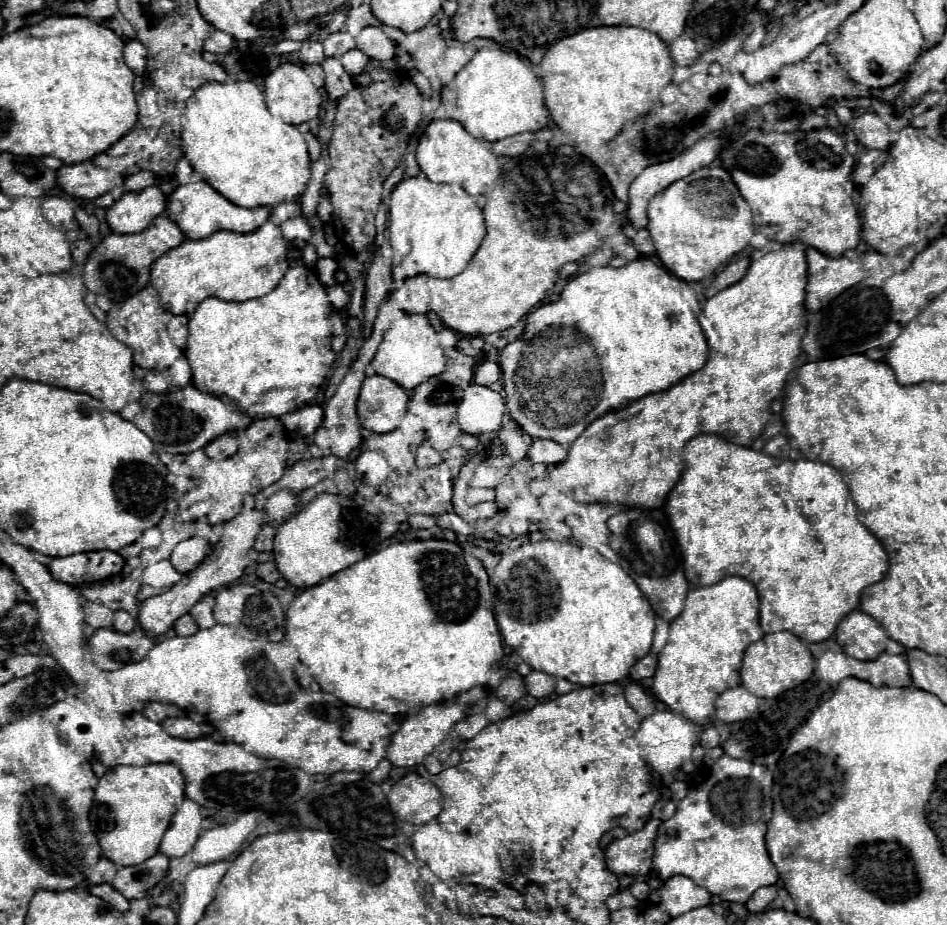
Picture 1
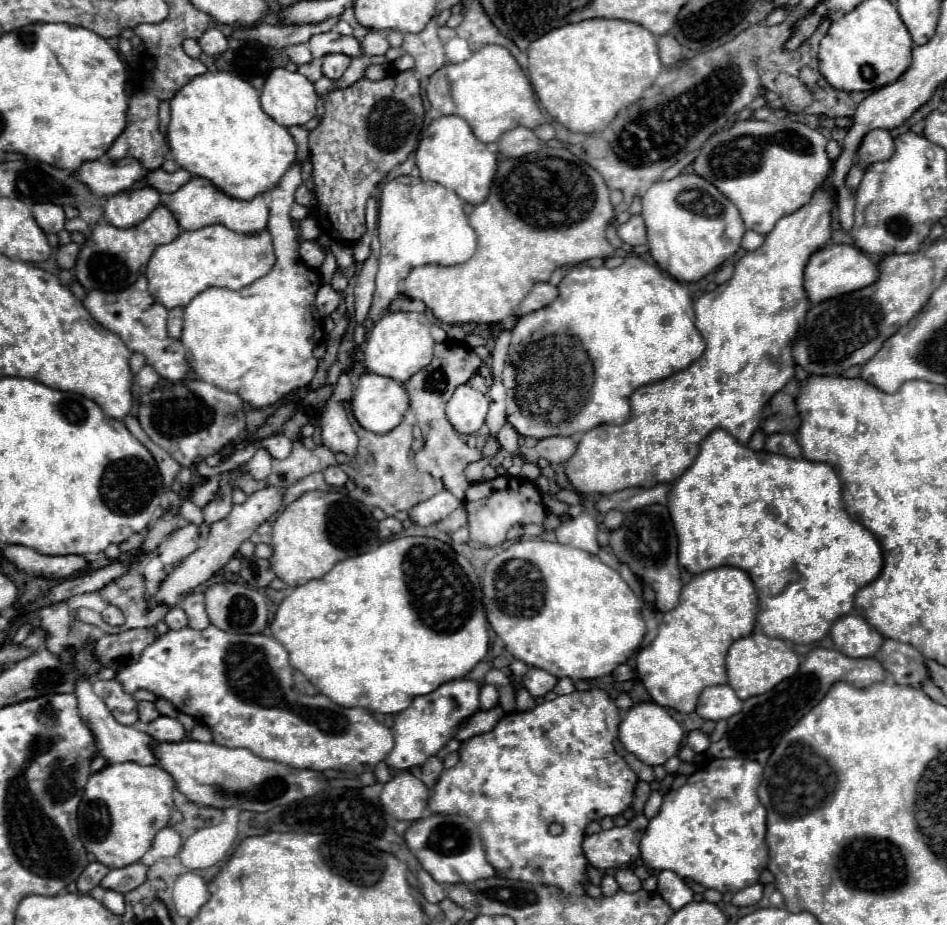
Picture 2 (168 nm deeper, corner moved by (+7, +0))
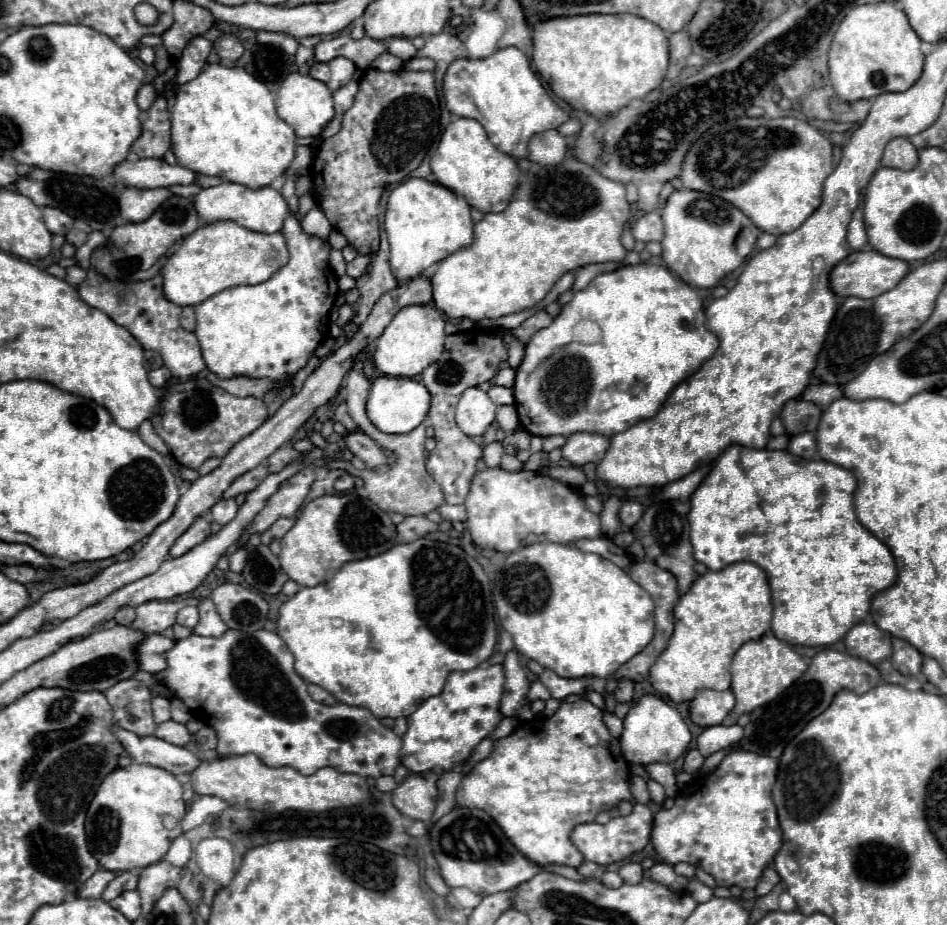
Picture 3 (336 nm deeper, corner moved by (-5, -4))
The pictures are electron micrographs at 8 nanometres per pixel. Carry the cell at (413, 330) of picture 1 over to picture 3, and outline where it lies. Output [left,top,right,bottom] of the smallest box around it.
[374,304,444,376]

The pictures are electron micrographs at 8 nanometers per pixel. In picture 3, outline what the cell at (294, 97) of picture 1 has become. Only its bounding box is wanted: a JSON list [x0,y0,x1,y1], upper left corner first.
[276,72,334,138]

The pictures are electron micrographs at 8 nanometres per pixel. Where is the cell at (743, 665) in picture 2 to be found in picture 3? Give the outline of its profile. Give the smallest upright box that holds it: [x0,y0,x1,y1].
[724,634,806,724]

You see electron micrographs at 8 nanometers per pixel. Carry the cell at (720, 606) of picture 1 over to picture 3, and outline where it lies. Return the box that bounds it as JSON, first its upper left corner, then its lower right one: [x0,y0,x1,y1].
[650,562,772,702]

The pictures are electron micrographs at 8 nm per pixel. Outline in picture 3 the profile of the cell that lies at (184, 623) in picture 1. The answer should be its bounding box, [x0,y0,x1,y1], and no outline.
[178,606,198,628]

